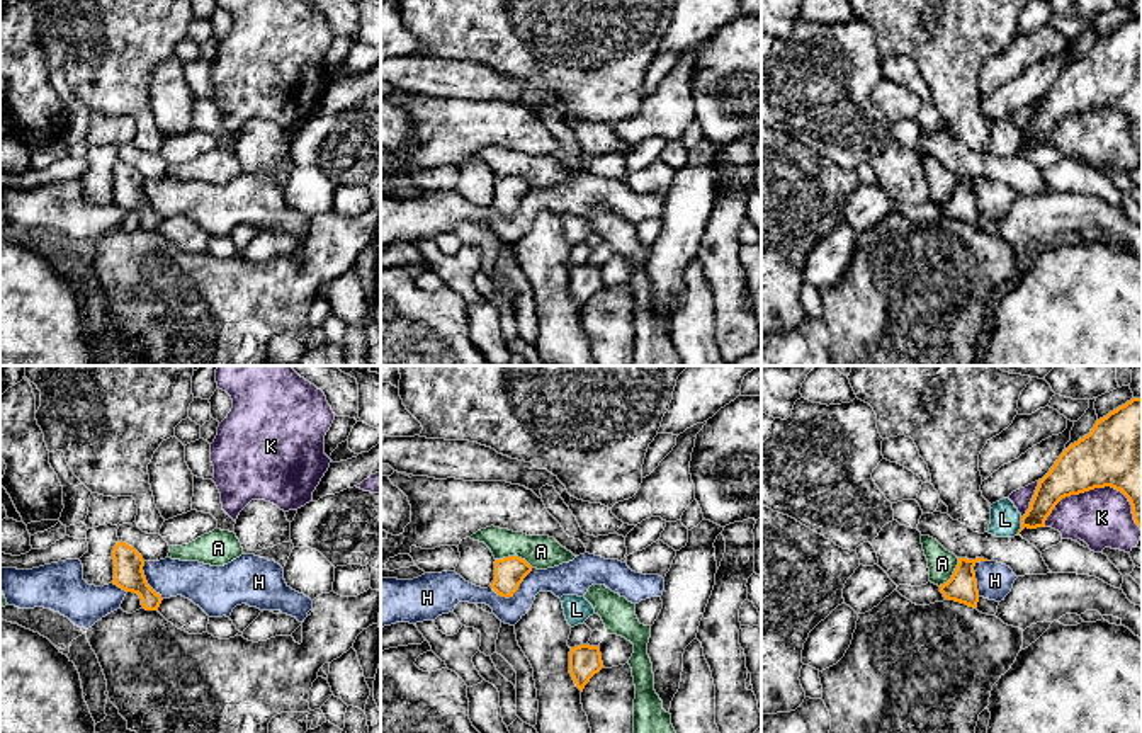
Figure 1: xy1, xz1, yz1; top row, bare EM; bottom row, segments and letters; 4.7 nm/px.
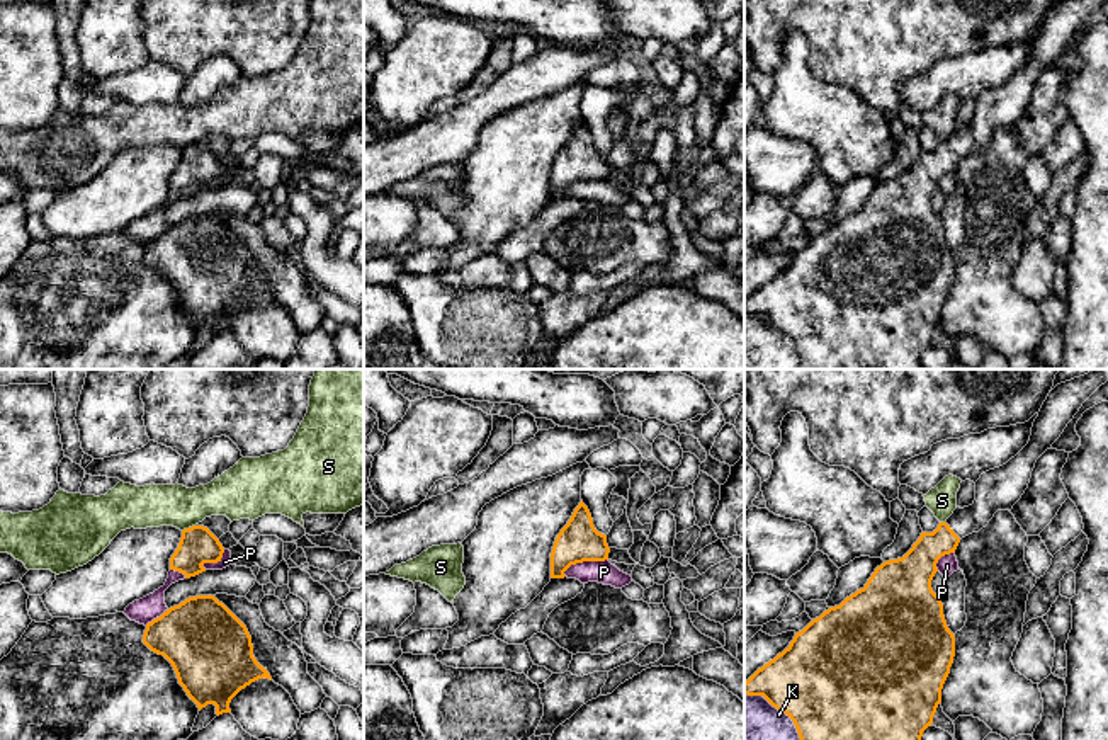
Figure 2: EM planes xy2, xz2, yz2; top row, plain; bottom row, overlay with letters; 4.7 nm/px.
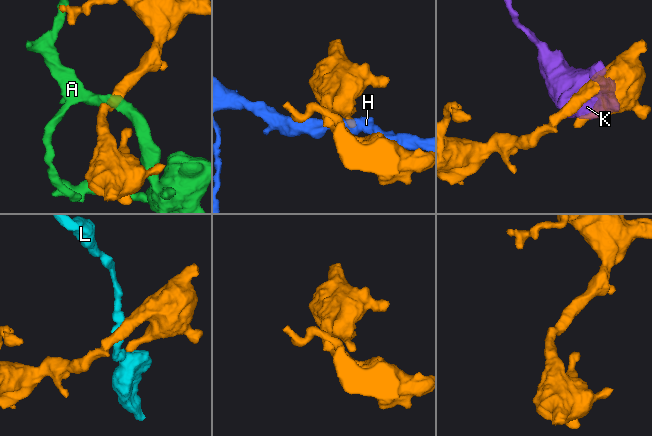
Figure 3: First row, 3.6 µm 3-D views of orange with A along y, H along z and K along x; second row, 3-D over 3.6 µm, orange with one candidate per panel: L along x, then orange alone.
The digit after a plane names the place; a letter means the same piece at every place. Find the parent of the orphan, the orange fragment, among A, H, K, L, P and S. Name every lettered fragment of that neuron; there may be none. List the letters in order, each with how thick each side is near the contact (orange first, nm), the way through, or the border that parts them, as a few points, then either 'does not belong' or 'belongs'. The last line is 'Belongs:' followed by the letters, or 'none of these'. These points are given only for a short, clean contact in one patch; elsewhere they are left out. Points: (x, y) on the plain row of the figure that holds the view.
A: 140/160 nm | along xz1 (497, 177), (520, 176), (532, 186) | does not belong
H: 140/140 nm | along xz1 (532, 187), (507, 216), (498, 215), (490, 206) | does not belong
K: 420/280 nm | does not belong
L: 140/140 nm | along yz1 (1022, 136), (1022, 147), (1017, 153) | does not belong
P: 200/110 nm | does not belong
S: 180/200 nm | along xy2 (194, 143), (182, 150) | does not belong
Belongs: none of these

